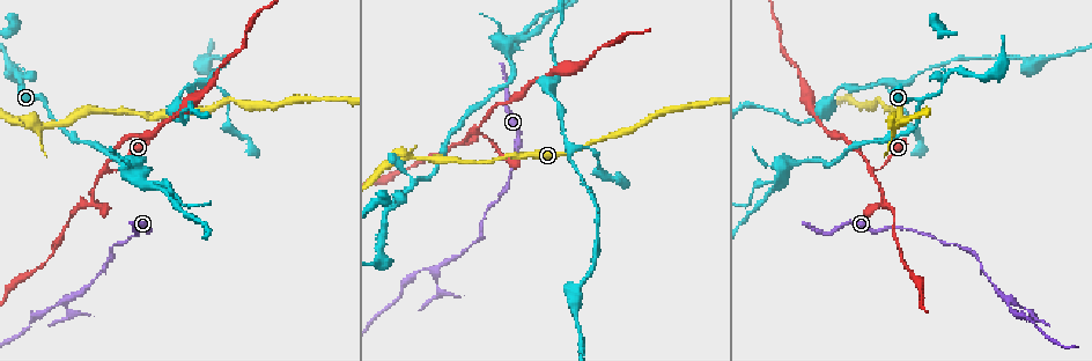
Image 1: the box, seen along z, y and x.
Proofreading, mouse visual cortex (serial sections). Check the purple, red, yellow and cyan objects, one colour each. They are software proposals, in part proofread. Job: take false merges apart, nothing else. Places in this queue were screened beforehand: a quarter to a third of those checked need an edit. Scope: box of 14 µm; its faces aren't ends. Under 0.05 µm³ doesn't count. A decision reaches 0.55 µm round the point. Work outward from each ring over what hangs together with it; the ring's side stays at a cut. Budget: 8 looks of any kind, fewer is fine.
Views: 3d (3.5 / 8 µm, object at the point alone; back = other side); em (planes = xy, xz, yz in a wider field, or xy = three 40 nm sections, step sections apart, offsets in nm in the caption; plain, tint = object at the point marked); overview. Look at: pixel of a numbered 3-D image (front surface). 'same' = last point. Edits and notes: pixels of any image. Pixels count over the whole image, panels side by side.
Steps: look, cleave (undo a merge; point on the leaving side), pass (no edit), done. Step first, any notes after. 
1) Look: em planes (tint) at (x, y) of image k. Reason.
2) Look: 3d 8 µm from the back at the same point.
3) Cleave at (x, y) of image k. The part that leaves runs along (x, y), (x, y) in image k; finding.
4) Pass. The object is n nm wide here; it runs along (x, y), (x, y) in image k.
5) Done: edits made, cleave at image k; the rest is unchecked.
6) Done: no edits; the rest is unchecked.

Look: 3d 3.5 µm at (35, 124) of image 1. Arms part here.

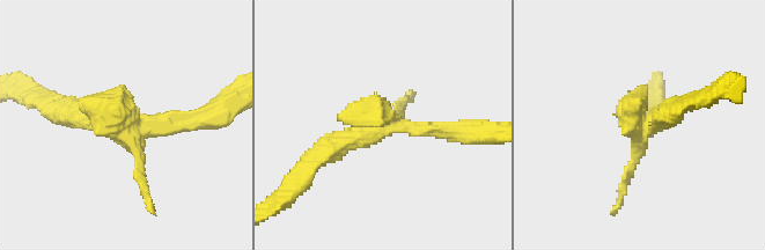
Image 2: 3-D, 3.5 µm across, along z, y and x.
Look: em xy step 5 (tint) at (127, 124) of image 2.

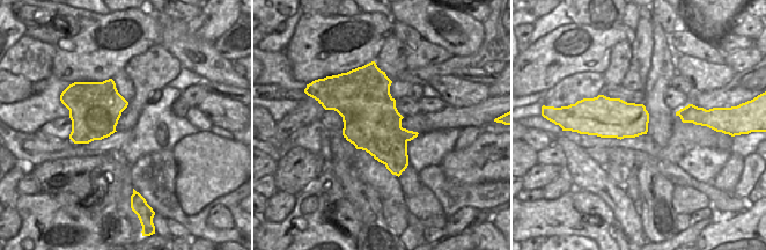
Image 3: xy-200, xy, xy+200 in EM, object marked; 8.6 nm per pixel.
Cleave at (638, 101) of image 2. A second cell is stuck on.

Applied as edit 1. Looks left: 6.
Look: 3d 3.5 µm at (874, 172) of image 1.

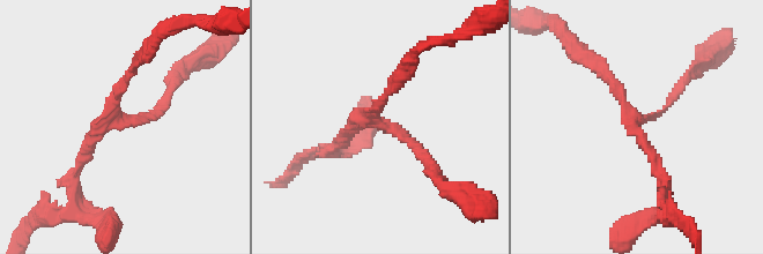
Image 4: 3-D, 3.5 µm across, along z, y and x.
Look: em planes (tint) at (373, 118) of image 4. 3 arms meet here; the arms are 100, 150, 150 nm wide.

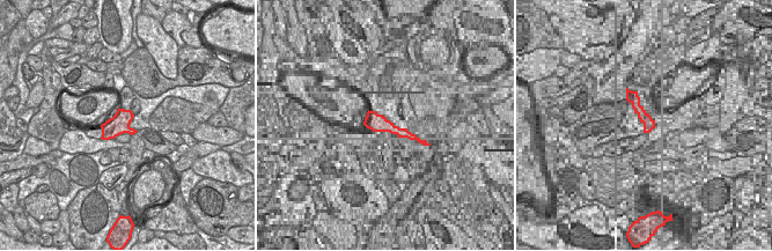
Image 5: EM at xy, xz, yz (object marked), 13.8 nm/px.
Look: em xy step 3 (tint) at the same point.

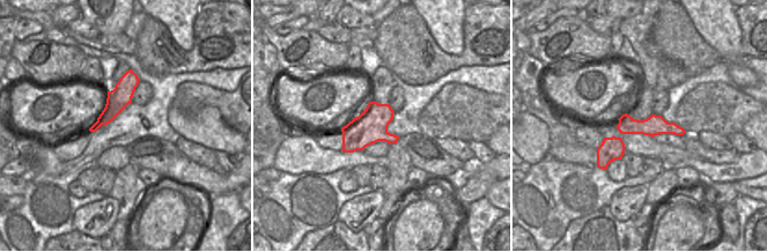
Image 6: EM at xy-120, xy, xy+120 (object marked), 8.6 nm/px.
Pass. It runs along (620, 126), (662, 126), (680, 132) in image 6; one cell here.

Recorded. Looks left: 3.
Look: 3d 3.5 µm at (17, 79) of image 1. A fork.

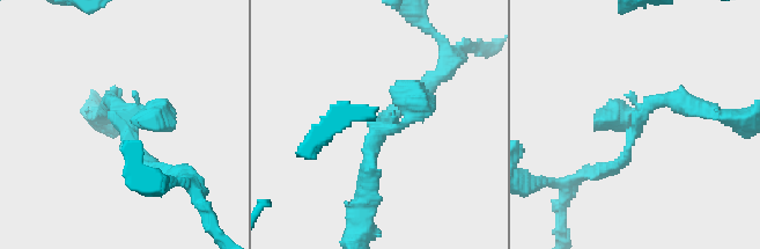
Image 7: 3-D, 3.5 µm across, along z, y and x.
Look: em xy step 2 (tint) at (125, 125) of image 7. Now the EM.

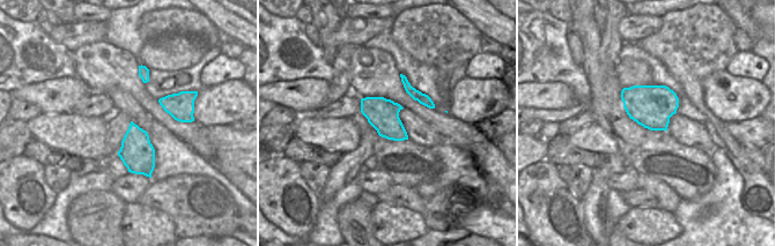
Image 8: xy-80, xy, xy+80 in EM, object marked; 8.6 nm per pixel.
Look: em planes (tint) at the same point. Another direction.

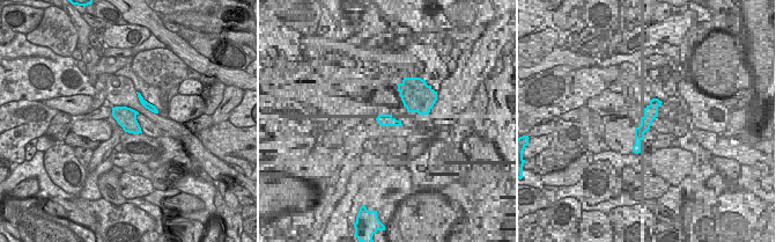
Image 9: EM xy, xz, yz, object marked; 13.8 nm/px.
Pass. The object is 280 nm wide here; it runs along (426, 87), (380, 126), (364, 188) in image 7; continuous, no second cell.

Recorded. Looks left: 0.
Done: edits made, cleave at image 2; the rest is unchecked.

